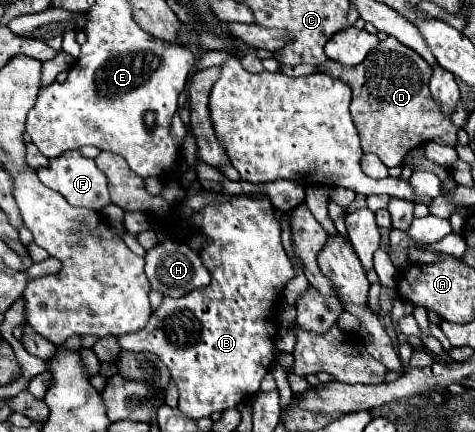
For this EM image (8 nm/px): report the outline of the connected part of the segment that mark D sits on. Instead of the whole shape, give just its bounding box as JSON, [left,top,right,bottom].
[316,36,458,168]

